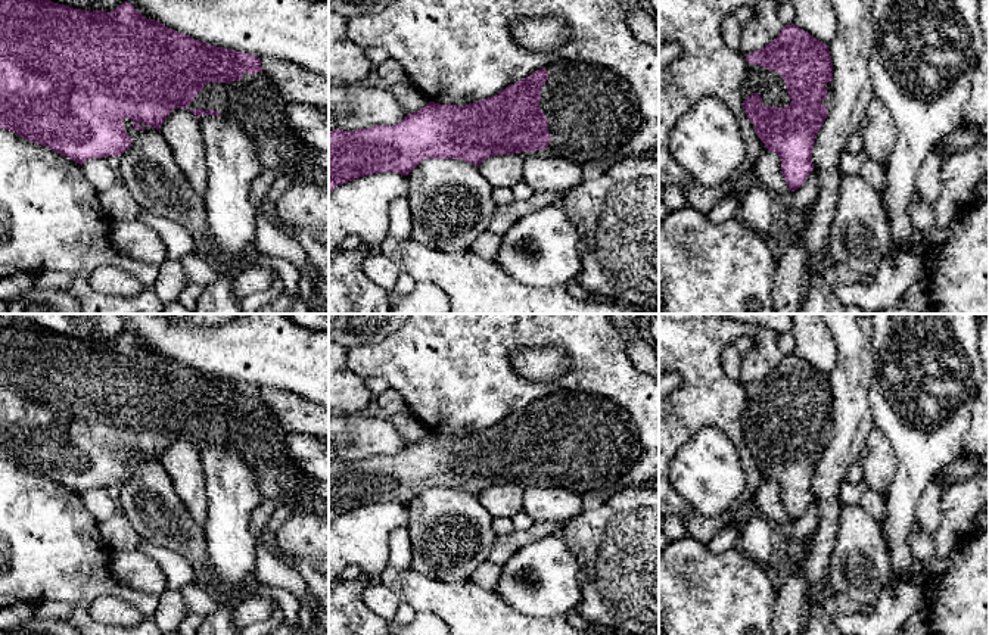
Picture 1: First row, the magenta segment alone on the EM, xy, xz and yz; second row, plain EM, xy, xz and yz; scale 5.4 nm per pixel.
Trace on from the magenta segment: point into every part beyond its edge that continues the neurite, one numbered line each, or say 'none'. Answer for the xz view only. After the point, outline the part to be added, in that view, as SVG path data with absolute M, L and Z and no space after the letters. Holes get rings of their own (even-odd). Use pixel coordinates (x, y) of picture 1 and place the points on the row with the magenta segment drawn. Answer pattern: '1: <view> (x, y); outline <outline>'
1: xz (591, 112); outline M556 60L544 68L548 80L541 88L539 109L548 121L551 140L545 150L519 152L522 158L563 158L576 165L590 168L595 161L612 158L643 127L638 103L632 90L609 68L597 66L584 60Z

